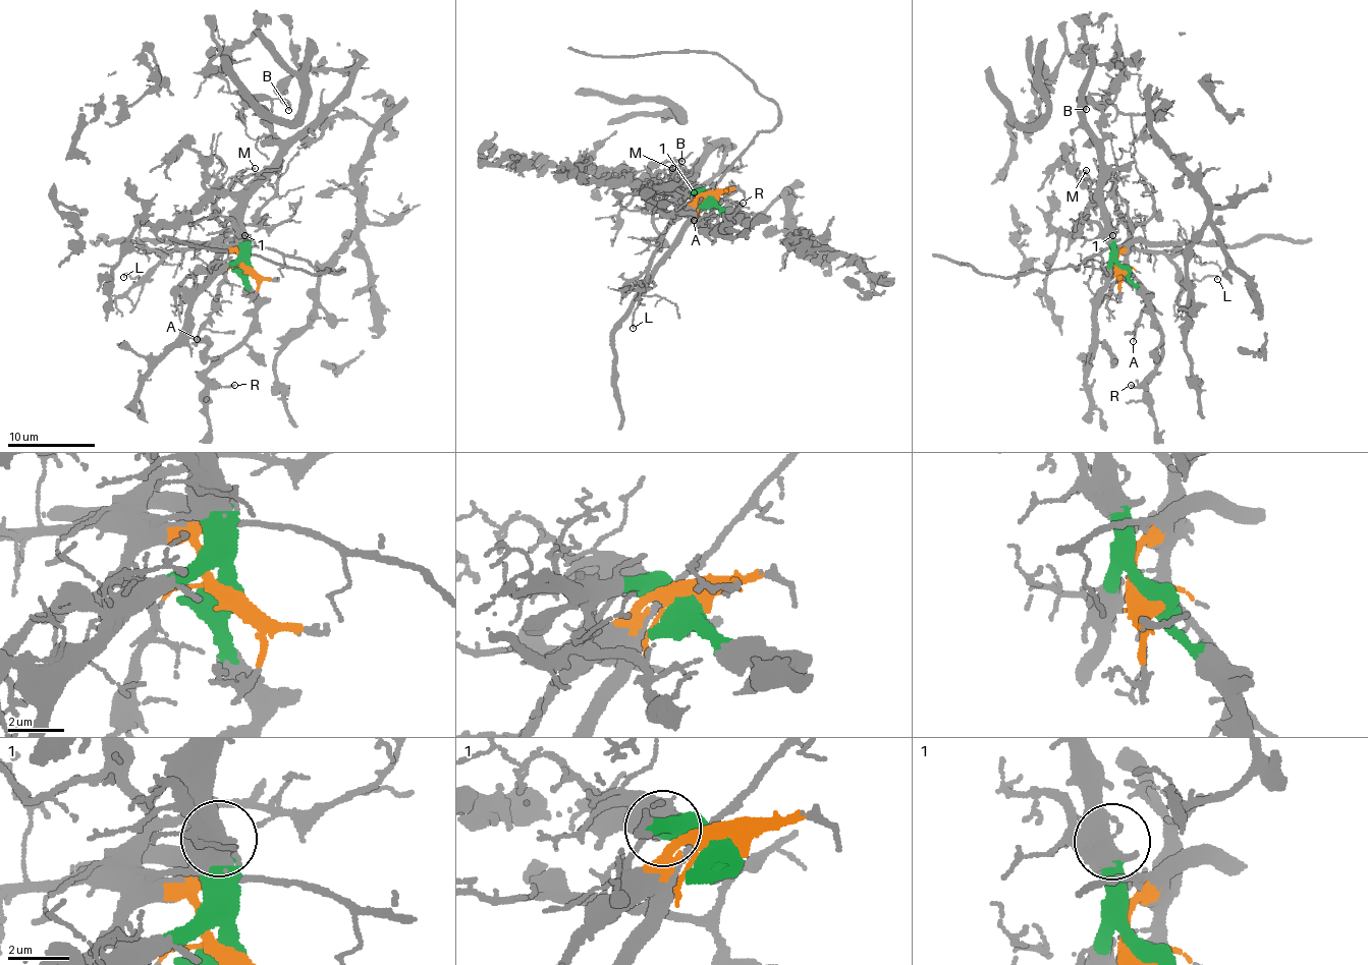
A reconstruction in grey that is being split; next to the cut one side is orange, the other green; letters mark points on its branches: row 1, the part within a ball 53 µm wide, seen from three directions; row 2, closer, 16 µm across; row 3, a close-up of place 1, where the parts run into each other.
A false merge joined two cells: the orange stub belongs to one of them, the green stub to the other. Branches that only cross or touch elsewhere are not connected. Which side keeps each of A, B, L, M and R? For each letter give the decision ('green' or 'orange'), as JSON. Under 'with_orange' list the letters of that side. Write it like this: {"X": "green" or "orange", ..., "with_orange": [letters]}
{"A": "orange", "B": "green", "L": "orange", "M": "orange", "R": "green", "with_orange": ["A", "L", "M"]}

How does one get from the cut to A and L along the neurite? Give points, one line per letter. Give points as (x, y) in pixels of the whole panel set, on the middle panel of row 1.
A: (709, 194), (697, 213), (700, 225), (706, 226), (694, 222), (695, 219)
L: (709, 194), (693, 202), (660, 240), (640, 292), (634, 328)

